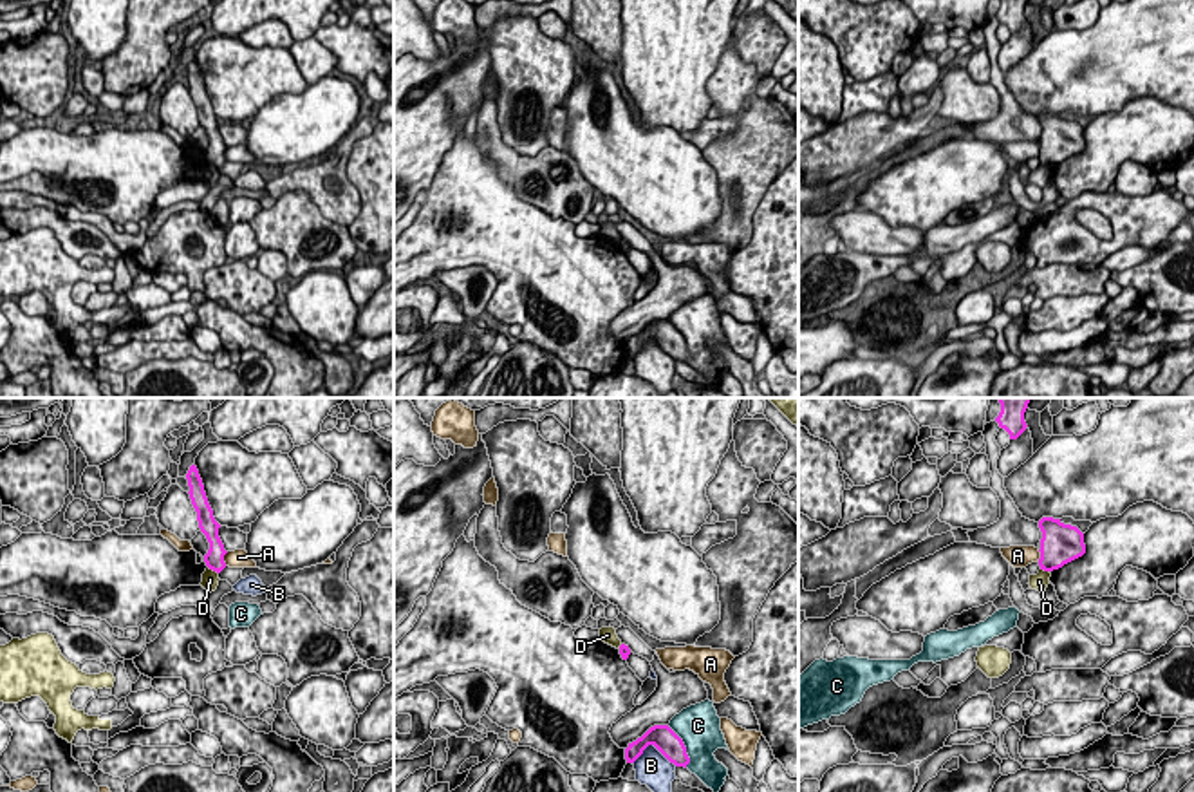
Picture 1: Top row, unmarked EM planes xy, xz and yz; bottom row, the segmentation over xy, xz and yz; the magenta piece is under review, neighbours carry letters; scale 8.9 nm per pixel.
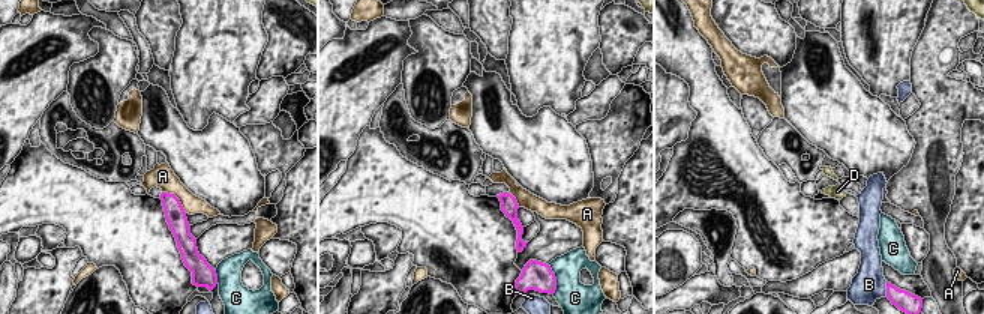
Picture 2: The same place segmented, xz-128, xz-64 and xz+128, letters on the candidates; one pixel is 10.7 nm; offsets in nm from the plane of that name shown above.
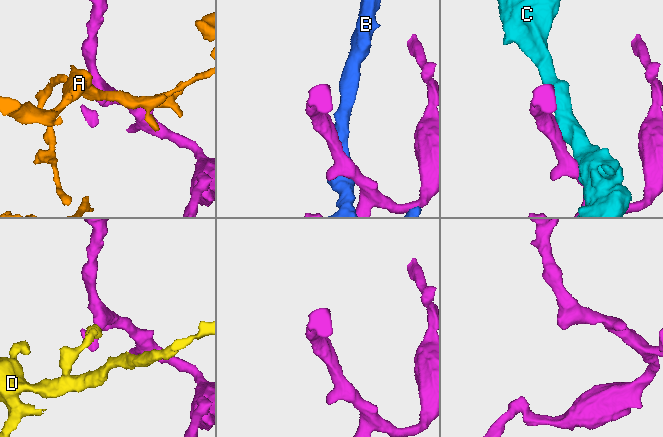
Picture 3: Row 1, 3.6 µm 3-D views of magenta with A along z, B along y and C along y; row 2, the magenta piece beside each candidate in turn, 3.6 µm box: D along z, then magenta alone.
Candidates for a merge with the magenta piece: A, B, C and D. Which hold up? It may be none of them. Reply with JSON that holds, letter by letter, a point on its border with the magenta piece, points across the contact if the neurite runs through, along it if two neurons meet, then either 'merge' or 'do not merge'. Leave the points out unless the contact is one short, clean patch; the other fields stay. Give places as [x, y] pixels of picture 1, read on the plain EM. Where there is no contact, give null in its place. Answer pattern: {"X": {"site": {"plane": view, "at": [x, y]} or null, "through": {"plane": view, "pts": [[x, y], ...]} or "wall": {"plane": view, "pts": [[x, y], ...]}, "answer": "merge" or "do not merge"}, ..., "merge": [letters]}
{"A": {"site": {"plane": "xy", "at": [223, 154]}, "wall": {"plane": "xy", "pts": [[228, 147], [224, 160]]}, "answer": "do not merge"}, "B": {"site": {"plane": "xz", "at": [654, 340]}, "answer": "do not merge"}, "C": {"site": {"plane": "xz", "at": [685, 342]}, "answer": "do not merge"}, "D": {"site": {"plane": "xy", "at": [214, 165]}, "wall": {"plane": "xy", "pts": [[208, 161], [217, 169]]}, "answer": "do not merge"}, "merge": []}

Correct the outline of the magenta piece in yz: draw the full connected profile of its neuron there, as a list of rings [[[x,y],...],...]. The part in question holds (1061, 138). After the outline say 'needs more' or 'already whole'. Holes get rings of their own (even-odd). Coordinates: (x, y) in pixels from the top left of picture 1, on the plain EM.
[[[1042,112],[1039,116],[1042,127],[1039,161],[1053,166],[1086,148],[1084,128],[1060,114]]] | already whole

